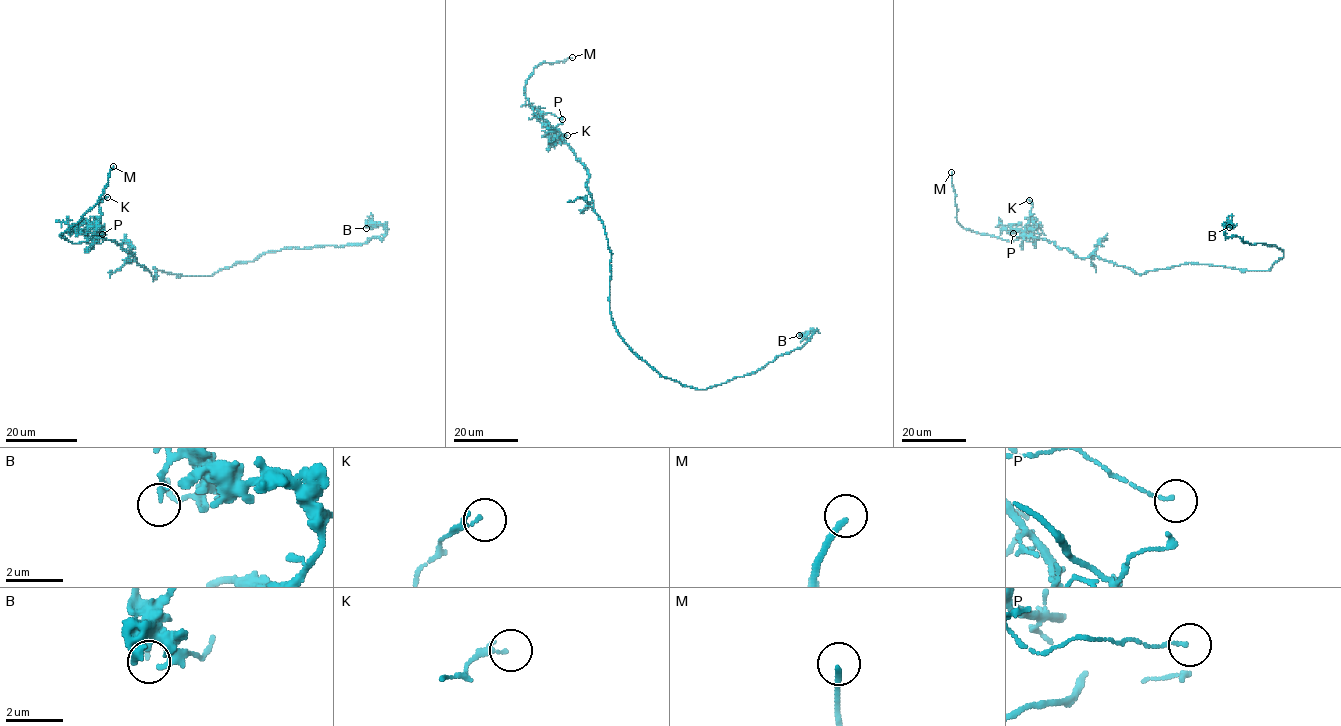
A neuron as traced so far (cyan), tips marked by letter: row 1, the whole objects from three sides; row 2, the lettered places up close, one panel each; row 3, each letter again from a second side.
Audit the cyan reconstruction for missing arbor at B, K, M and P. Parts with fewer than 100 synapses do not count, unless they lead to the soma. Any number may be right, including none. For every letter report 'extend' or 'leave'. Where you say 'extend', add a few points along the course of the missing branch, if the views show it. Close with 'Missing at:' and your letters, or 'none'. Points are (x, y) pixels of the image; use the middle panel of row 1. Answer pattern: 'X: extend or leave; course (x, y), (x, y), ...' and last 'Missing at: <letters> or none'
B: leave
K: leave
M: extend; course (572, 57), (585, 60), (598, 42), (606, 39)
P: leave
Missing at: M

